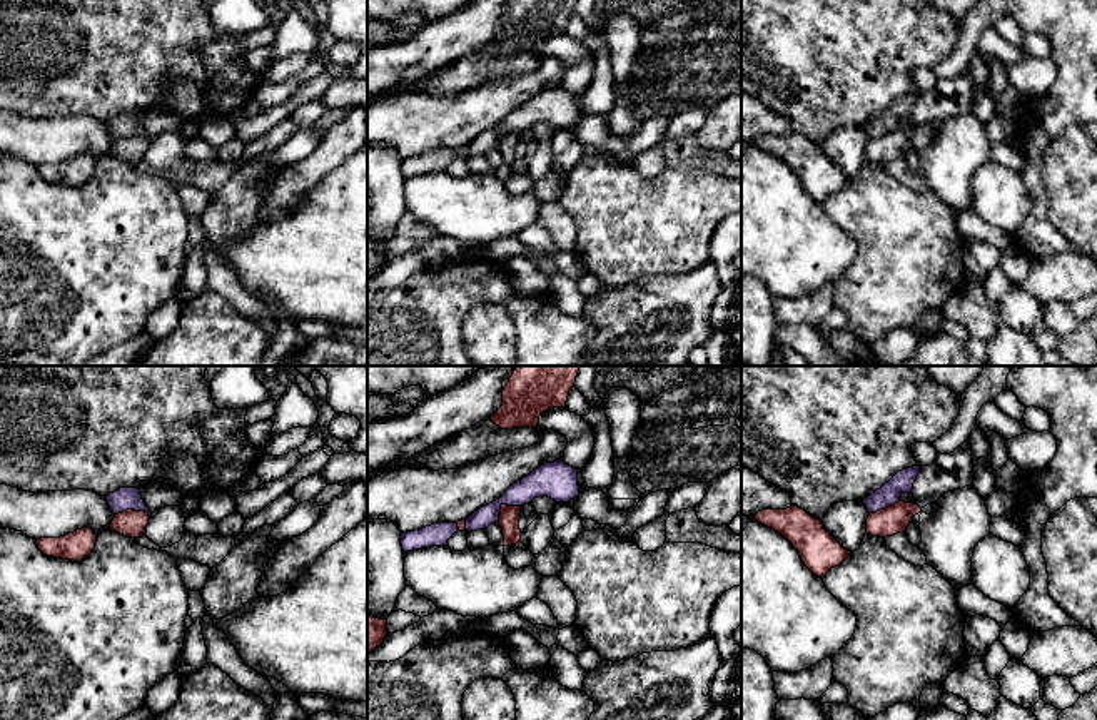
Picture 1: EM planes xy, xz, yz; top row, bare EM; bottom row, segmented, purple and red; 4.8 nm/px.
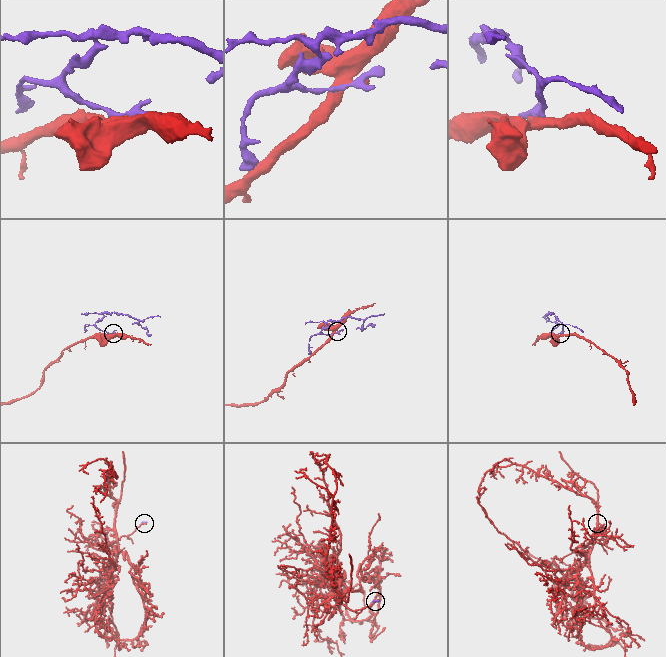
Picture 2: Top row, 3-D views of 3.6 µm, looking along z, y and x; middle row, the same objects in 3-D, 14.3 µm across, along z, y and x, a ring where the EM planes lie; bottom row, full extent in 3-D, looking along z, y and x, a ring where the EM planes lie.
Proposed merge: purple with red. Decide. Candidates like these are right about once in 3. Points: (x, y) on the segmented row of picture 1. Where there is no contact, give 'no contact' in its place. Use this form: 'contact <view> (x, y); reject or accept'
contact xz (503, 503); reject

